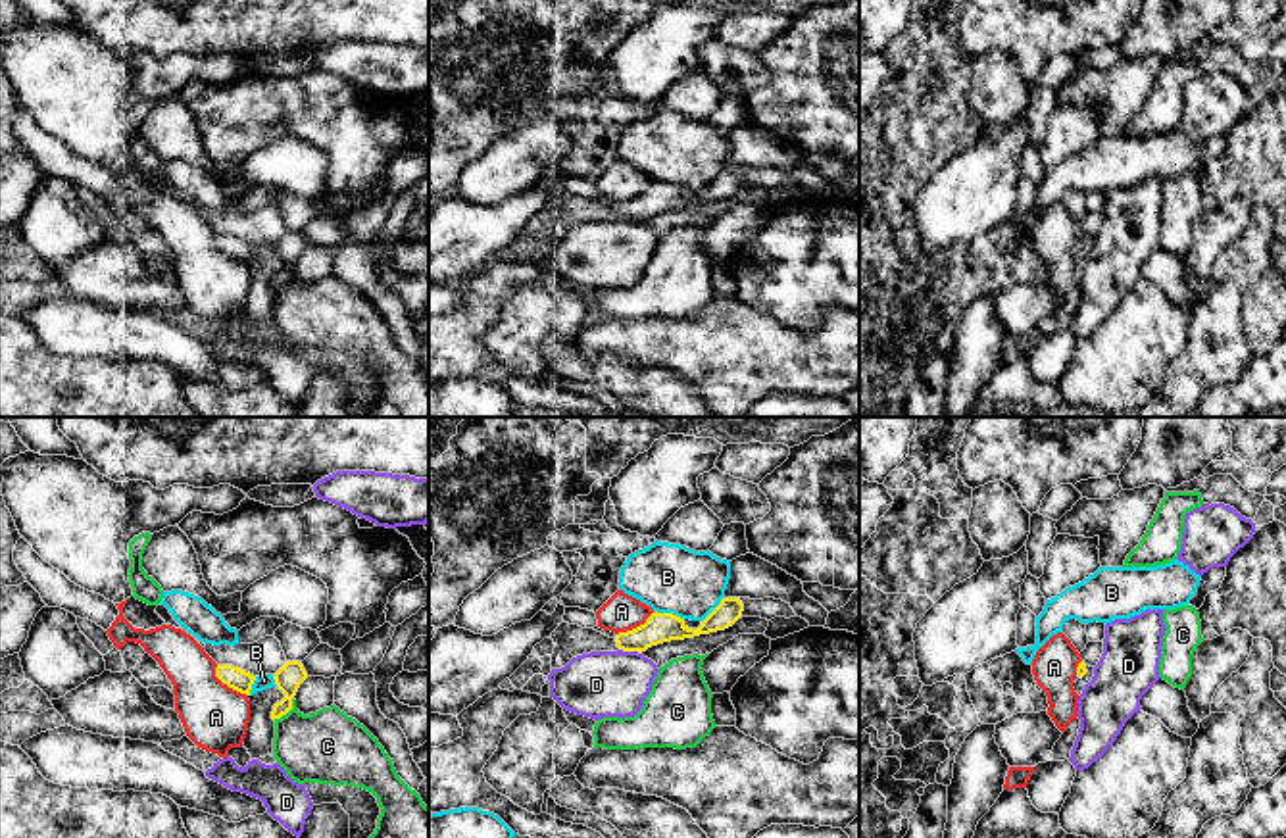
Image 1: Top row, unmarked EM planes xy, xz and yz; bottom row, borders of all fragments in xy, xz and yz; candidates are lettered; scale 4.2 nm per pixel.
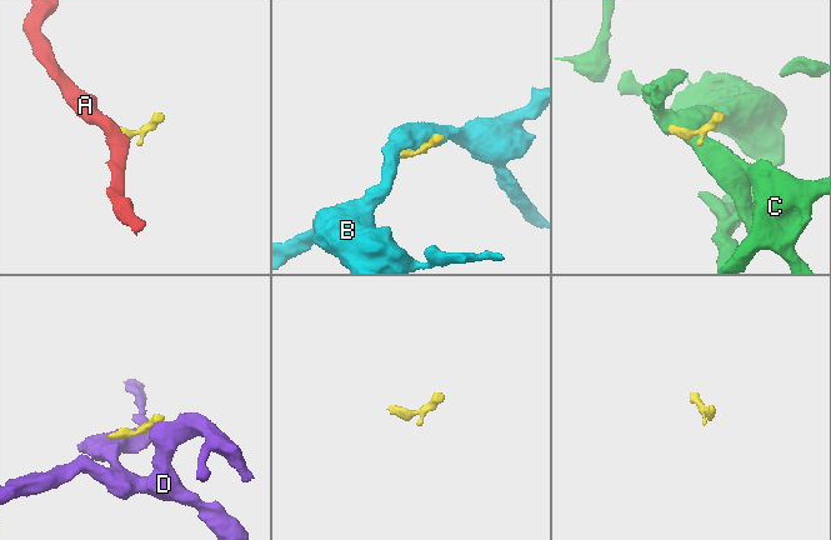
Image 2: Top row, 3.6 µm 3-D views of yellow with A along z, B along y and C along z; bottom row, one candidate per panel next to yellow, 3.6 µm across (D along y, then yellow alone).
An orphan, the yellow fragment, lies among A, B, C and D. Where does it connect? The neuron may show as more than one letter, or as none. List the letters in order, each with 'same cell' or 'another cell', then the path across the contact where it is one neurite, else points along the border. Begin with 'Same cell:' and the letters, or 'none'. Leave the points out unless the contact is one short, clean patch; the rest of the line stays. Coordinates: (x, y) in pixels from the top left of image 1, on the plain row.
Same cell: none
A: another cell; border along xy (214, 237), (214, 243), (223, 252), (247, 266)
B: another cell; border along xz (654, 179), (675, 183), (683, 189)
C: another cell; border along xy (293, 266), (293, 275), (273, 289)
D: another cell; border along xz (619, 218), (641, 223)

